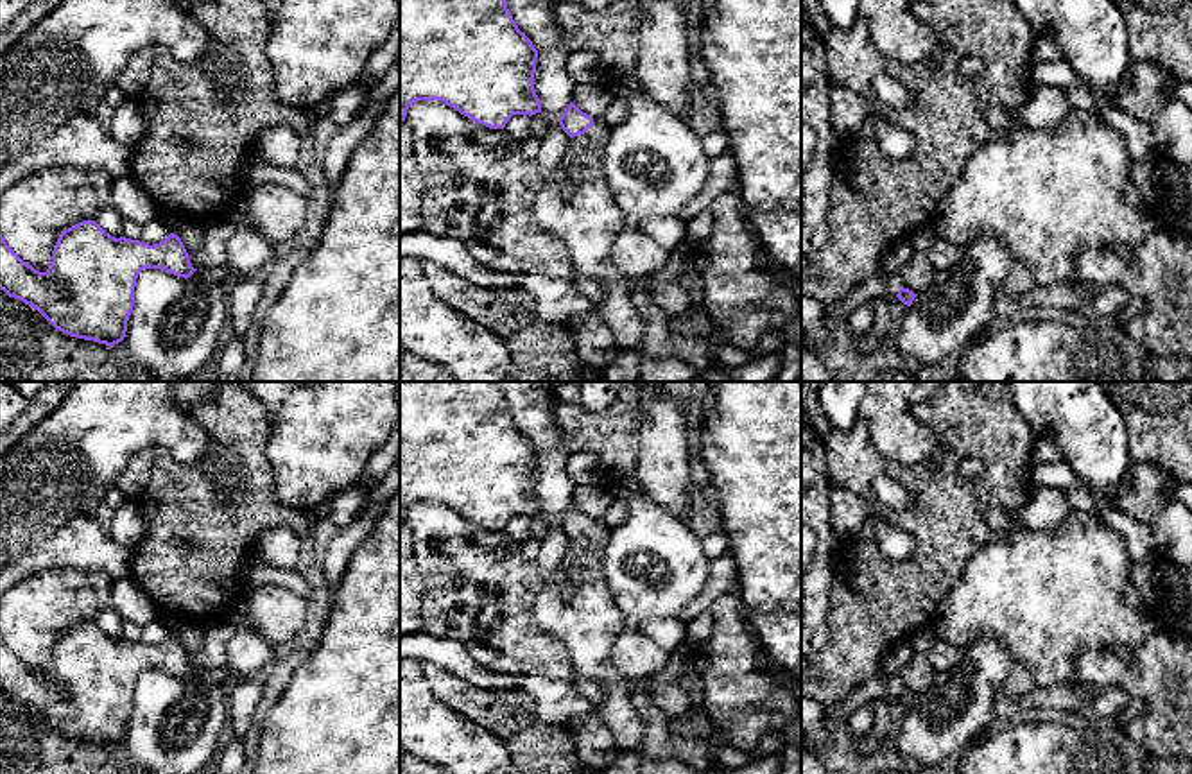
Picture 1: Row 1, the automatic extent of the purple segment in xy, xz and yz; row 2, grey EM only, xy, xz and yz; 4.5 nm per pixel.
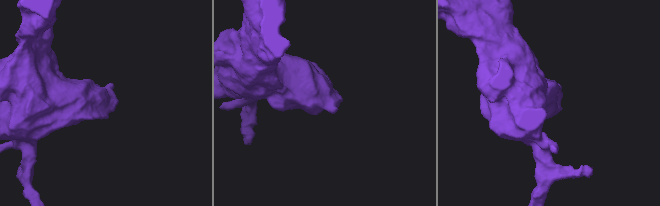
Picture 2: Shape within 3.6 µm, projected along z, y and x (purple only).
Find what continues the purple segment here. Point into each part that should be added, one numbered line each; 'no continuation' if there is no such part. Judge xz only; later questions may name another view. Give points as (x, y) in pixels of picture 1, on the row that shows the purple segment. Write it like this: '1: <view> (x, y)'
1: xz (588, 221)

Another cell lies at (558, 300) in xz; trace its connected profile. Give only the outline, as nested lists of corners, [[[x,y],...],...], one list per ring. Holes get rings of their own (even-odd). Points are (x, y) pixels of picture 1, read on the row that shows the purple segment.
[[[545,274],[516,276],[516,287],[534,299],[538,317],[543,321],[566,322],[595,308],[595,305],[579,292],[574,278],[548,278]]]

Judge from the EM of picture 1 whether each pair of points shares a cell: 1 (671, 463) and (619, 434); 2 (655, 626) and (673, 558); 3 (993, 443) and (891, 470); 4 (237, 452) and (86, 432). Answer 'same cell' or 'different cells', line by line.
1: different cells
2: different cells
3: same cell
4: different cells

